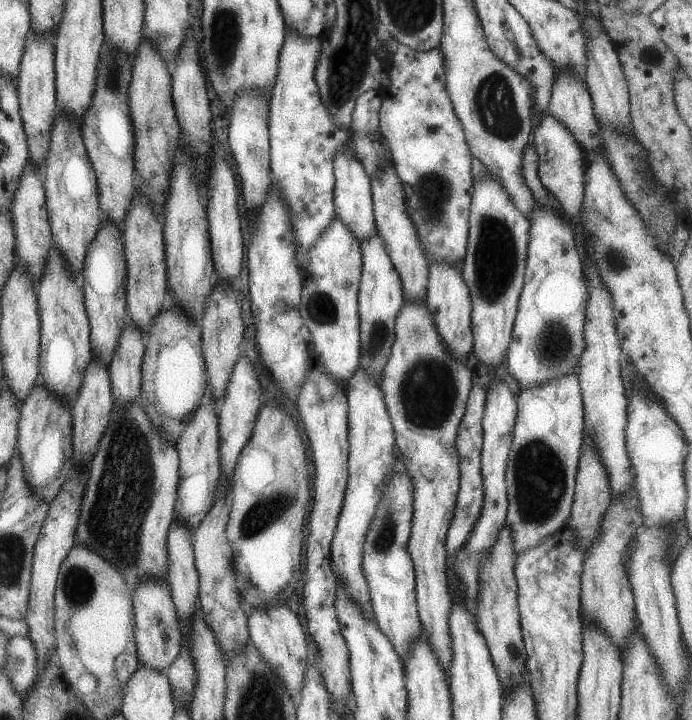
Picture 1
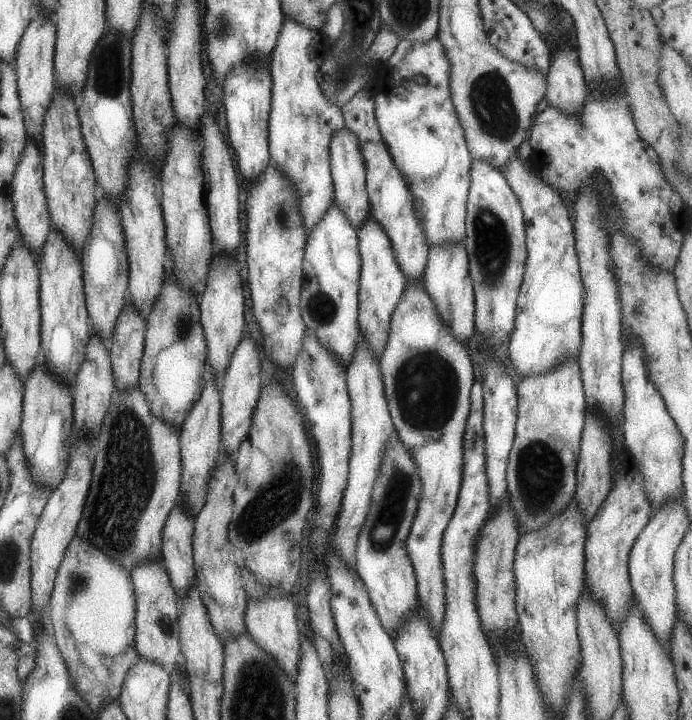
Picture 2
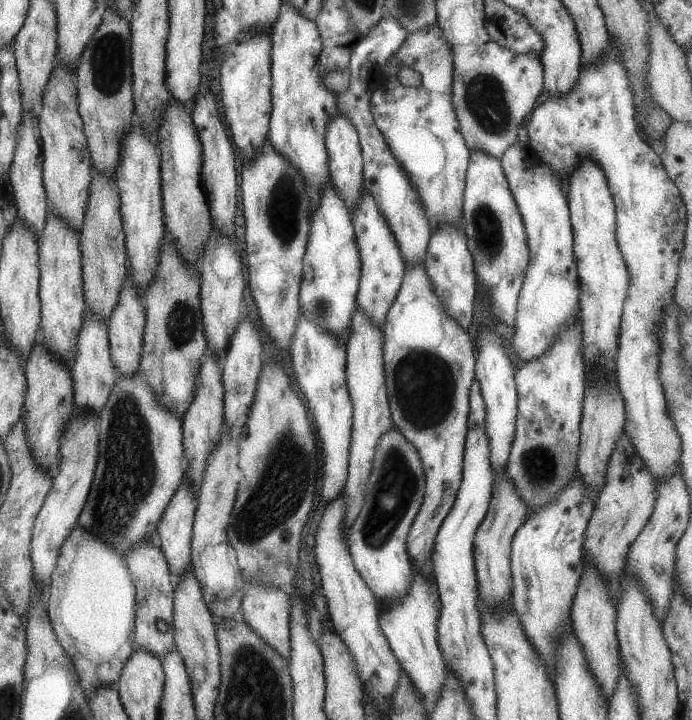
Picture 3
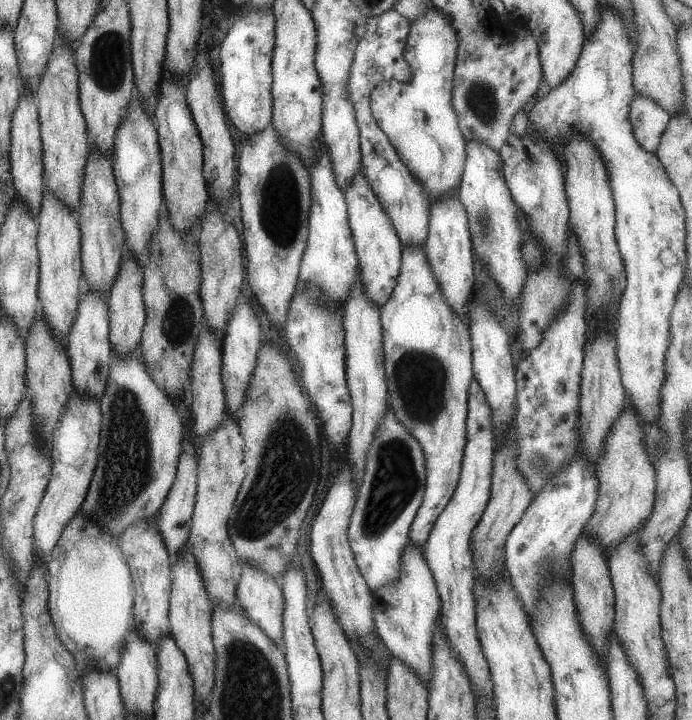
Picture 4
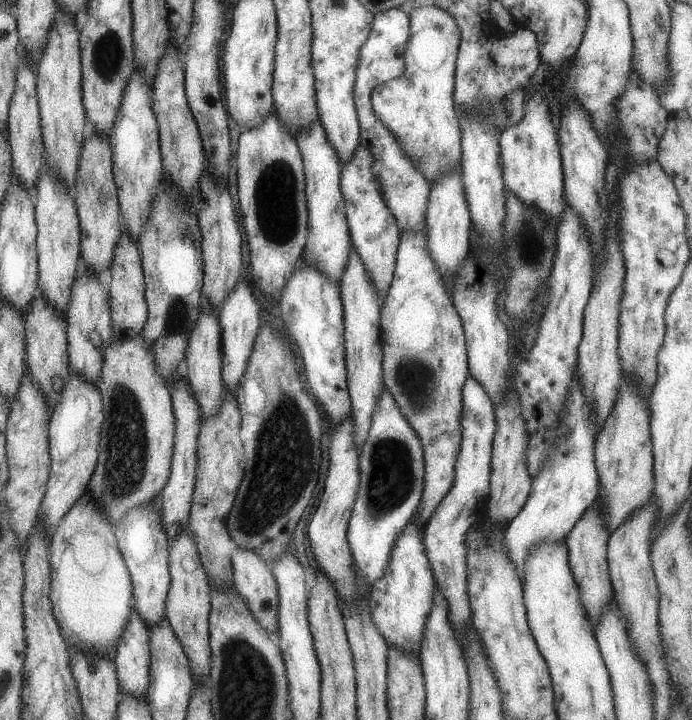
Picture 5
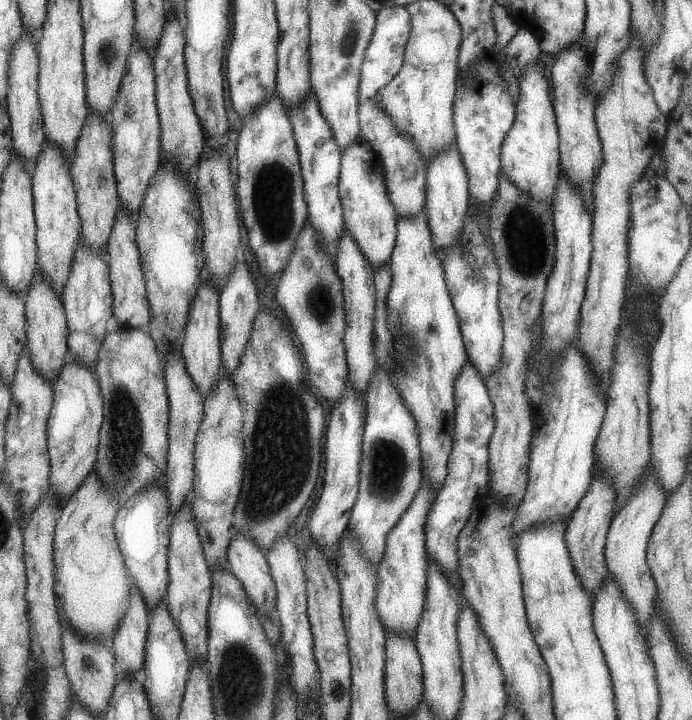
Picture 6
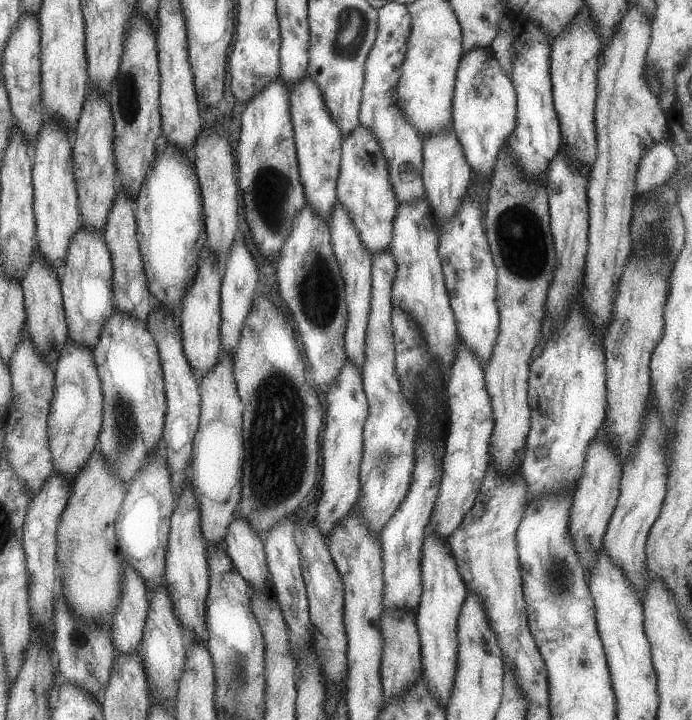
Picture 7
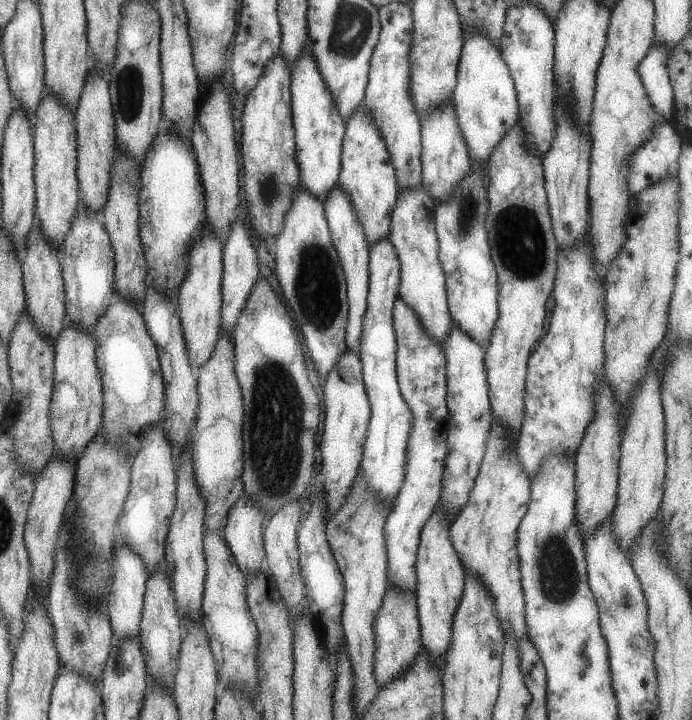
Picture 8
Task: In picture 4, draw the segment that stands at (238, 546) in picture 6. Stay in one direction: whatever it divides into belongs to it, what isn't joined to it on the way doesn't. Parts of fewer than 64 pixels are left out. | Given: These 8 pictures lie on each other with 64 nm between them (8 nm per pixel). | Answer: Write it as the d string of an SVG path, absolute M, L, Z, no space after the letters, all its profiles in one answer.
M239 563L239 580L237 580L236 600L241 606L241 610L247 614L247 618L281 650L283 650L283 642L281 642L281 612L283 612L283 594L281 588L271 580L271 576L267 576L265 572L261 572L257 566L253 564Z

